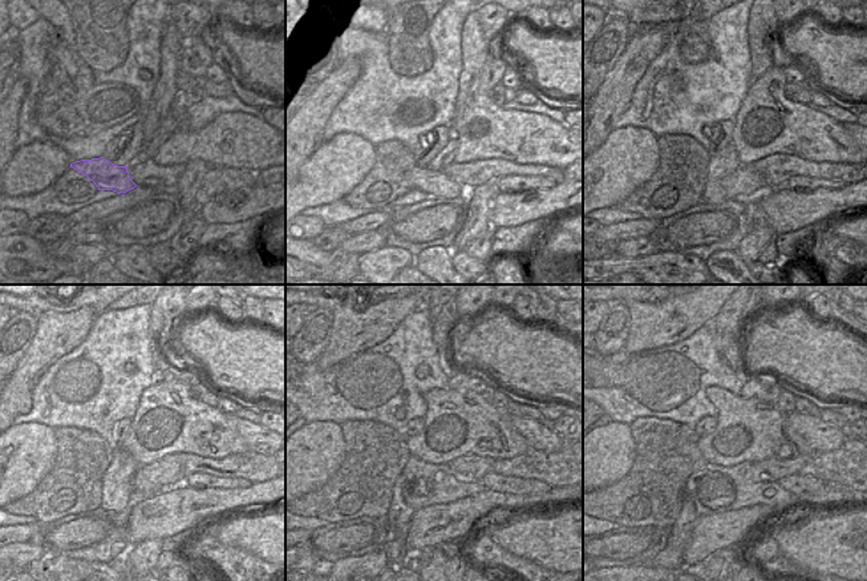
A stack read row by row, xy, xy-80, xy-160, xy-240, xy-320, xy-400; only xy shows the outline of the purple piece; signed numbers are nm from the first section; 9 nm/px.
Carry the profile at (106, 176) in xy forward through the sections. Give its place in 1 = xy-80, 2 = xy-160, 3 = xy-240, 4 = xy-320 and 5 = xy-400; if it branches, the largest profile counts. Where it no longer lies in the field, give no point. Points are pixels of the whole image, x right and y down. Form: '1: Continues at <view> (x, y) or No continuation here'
1: Continues at xy-80 (432, 181)
2: Continues at xy-160 (746, 178)
3: Continues at xy-240 (163, 471)
4: Continues at xy-320 (470, 468)
5: Continues at xy-400 (770, 469)

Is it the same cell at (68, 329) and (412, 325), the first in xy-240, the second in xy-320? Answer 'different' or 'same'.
different

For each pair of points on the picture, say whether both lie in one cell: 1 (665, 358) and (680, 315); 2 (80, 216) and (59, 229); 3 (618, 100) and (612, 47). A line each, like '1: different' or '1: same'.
1: different
2: different
3: different

